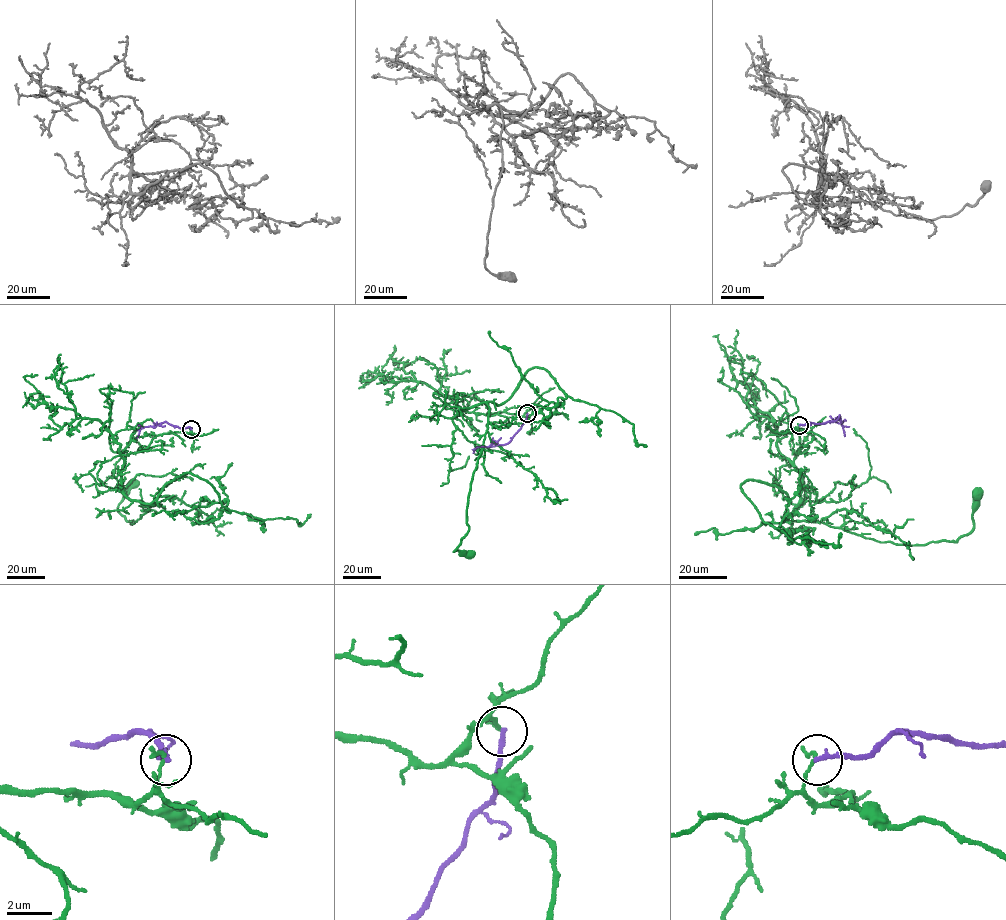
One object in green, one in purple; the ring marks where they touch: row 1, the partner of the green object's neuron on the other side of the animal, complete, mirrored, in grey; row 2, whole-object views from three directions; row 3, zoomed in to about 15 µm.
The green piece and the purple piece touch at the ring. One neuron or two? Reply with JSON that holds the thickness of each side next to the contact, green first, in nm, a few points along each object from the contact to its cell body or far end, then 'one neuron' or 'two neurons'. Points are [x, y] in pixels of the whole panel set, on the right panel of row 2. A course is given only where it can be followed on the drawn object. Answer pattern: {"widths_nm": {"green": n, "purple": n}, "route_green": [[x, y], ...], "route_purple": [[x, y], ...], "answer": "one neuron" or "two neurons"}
{"widths_nm": {"green": 170, "purple": 220}, "route_green": [[799, 425], [794, 467], [800, 501], [785, 520], [820, 522], [900, 545], [956, 541], [973, 527], [978, 493]], "route_purple": [[799, 425], [834, 421], [839, 416], [845, 436]], "answer": "two neurons"}

